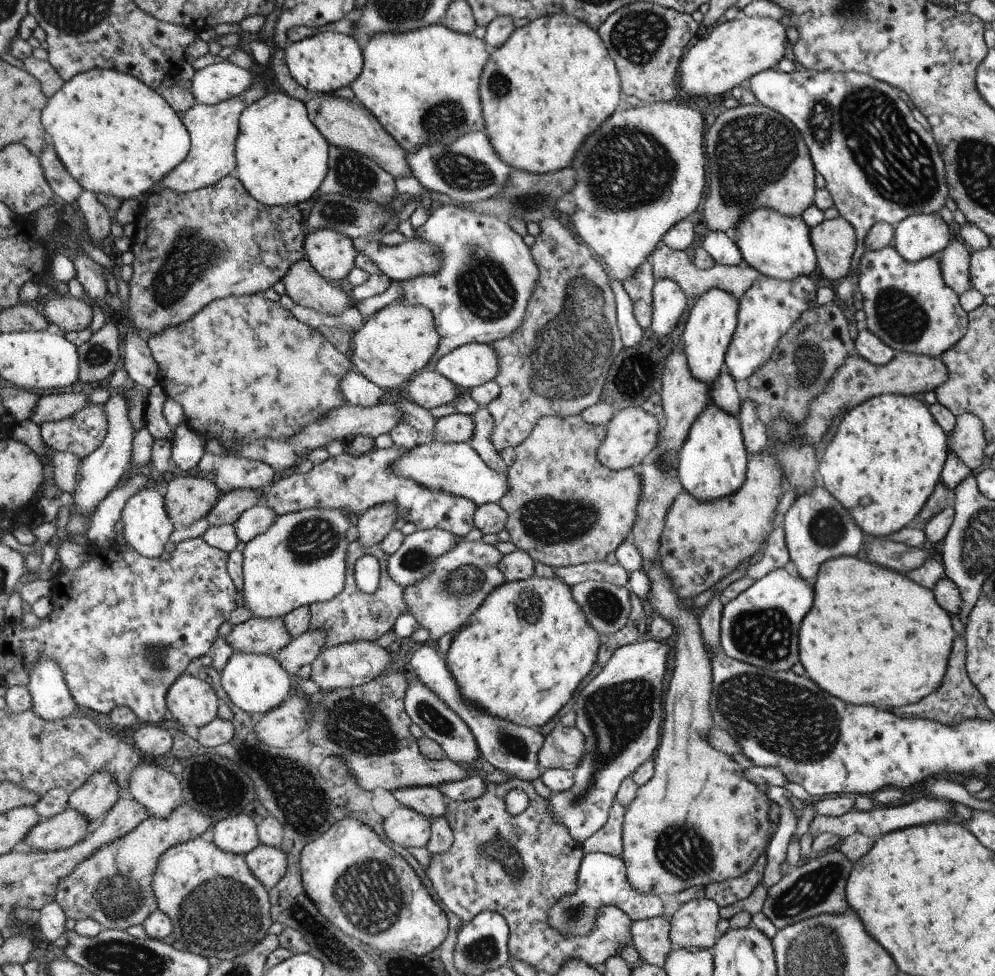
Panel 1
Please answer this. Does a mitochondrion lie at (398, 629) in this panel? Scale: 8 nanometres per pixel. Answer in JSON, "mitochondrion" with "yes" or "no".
{"mitochondrion":"no"}

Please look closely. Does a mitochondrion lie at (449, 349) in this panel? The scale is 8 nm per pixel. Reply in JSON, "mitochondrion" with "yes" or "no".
{"mitochondrion":"no"}

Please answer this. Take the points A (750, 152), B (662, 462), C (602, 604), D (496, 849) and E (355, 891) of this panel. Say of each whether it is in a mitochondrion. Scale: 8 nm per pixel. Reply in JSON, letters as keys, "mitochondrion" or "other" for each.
{"A":"mitochondrion","B":"other","C":"mitochondrion","D":"mitochondrion","E":"mitochondrion"}

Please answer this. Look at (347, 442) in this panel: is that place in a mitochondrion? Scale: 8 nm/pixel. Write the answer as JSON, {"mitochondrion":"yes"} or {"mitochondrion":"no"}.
{"mitochondrion":"no"}

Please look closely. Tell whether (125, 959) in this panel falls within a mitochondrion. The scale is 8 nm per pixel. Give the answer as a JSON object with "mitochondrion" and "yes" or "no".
{"mitochondrion":"yes"}

